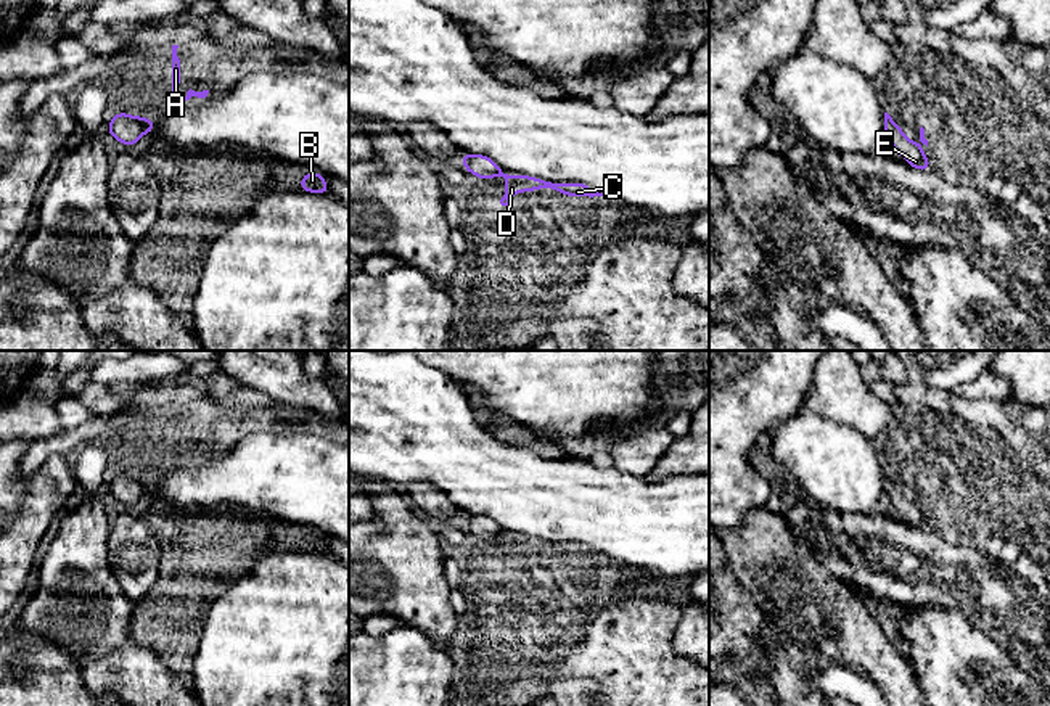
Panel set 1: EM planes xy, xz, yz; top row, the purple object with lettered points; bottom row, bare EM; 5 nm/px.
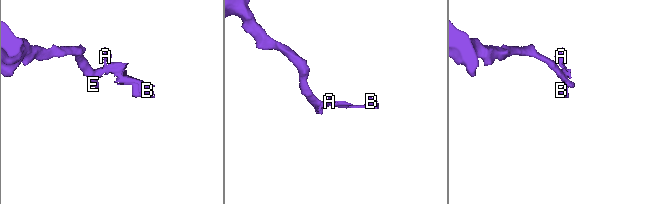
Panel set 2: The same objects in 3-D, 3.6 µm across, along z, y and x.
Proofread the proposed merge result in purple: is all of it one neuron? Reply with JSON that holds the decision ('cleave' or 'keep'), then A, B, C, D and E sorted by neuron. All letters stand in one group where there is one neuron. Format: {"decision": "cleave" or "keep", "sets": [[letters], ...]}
{"decision": "cleave", "sets": [["A", "B", "C", "D"], ["E"]]}

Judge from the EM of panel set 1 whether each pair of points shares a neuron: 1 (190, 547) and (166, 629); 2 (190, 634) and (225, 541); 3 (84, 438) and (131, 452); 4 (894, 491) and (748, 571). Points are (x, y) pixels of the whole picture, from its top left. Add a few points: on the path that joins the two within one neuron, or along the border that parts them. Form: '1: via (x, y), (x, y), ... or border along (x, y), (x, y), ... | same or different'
1: via (190, 568), (190, 579), (174, 608) | same
2: via (190, 611), (190, 578), (203, 563) | same
3: border along (131, 423), (113, 426), (95, 441) | different
4: border along (811, 550), (836, 578) | different

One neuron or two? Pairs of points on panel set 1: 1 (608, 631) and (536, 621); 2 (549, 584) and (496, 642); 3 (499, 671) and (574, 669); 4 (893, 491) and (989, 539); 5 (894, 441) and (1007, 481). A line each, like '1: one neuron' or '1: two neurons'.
1: two neurons
2: one neuron
3: two neurons
4: two neurons
5: one neuron

